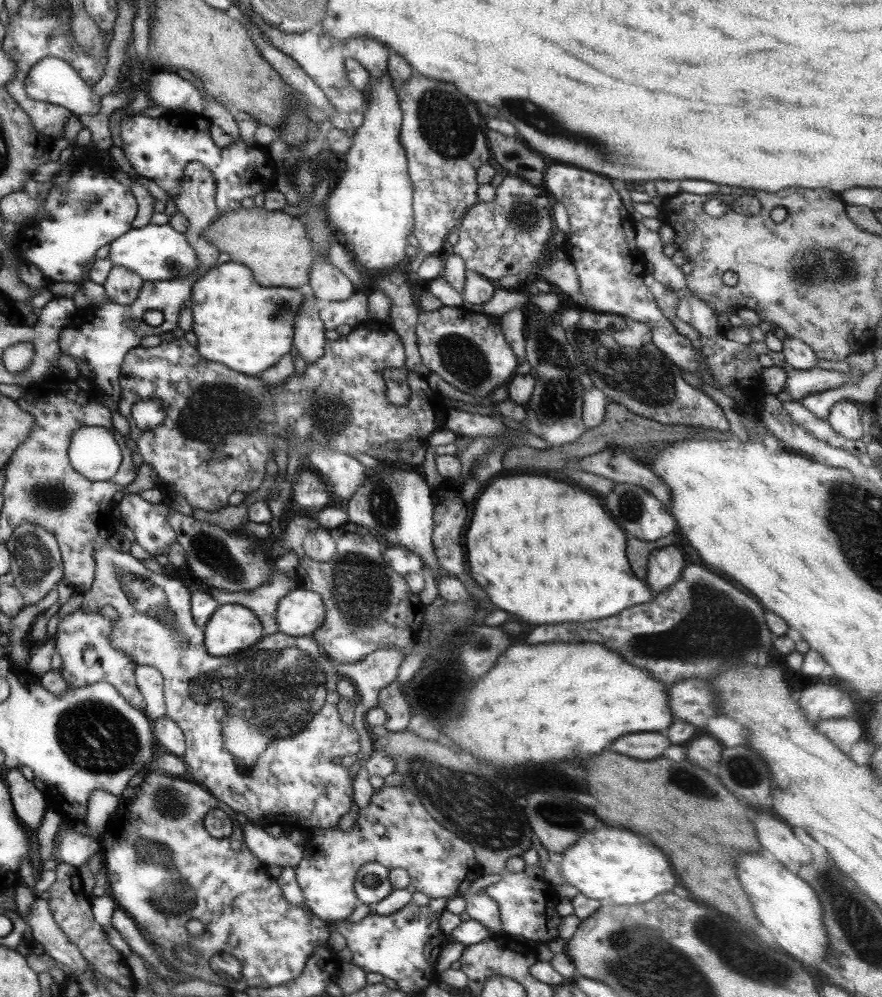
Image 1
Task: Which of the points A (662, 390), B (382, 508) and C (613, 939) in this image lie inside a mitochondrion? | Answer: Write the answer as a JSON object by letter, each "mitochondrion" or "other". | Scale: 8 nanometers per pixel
{"A":"mitochondrion","B":"mitochondrion","C":"mitochondrion"}

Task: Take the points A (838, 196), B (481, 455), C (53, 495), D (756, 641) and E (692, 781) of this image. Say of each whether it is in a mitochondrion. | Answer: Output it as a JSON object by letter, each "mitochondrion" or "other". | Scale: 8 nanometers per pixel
{"A":"other","B":"mitochondrion","C":"mitochondrion","D":"mitochondrion","E":"mitochondrion"}

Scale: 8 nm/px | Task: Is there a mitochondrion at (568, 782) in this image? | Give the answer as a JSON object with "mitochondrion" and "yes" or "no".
{"mitochondrion":"no"}

